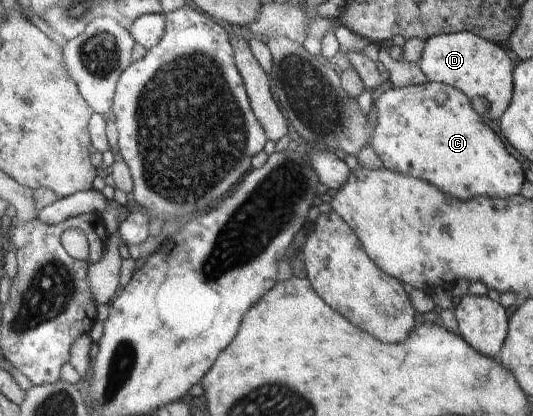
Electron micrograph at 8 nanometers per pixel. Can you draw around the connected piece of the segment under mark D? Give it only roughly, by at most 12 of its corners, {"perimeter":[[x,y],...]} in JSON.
{"perimeter":[[473,33],[429,36],[416,64],[429,82],[511,103],[503,48]]}

